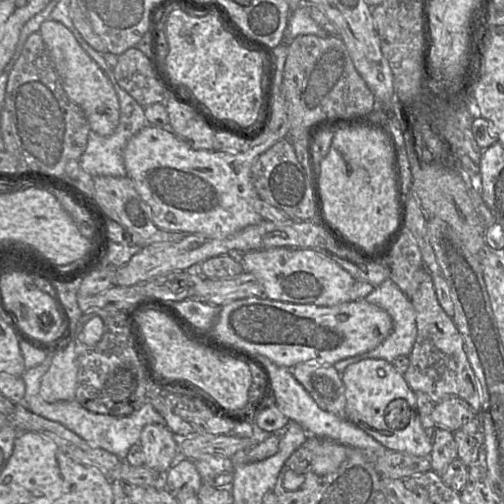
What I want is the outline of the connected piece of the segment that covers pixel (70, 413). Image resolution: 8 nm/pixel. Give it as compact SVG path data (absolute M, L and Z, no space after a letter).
M76 400L55 402L56 407L44 409L39 415L46 419L59 422L85 440L91 447L104 449L124 460L130 447L139 442L142 429L148 424L165 425L164 418L153 405L144 401L131 415L116 417L90 412Z

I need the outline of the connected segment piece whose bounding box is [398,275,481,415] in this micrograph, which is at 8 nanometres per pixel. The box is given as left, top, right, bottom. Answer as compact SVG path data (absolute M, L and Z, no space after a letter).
M425 275L413 294L398 286L411 301L416 312L417 337L408 355L409 365L403 373L408 386L414 391L426 393L436 404L446 398L458 396L469 403L475 415L481 408L481 388L464 350L463 338L452 317L440 306L432 277Z

